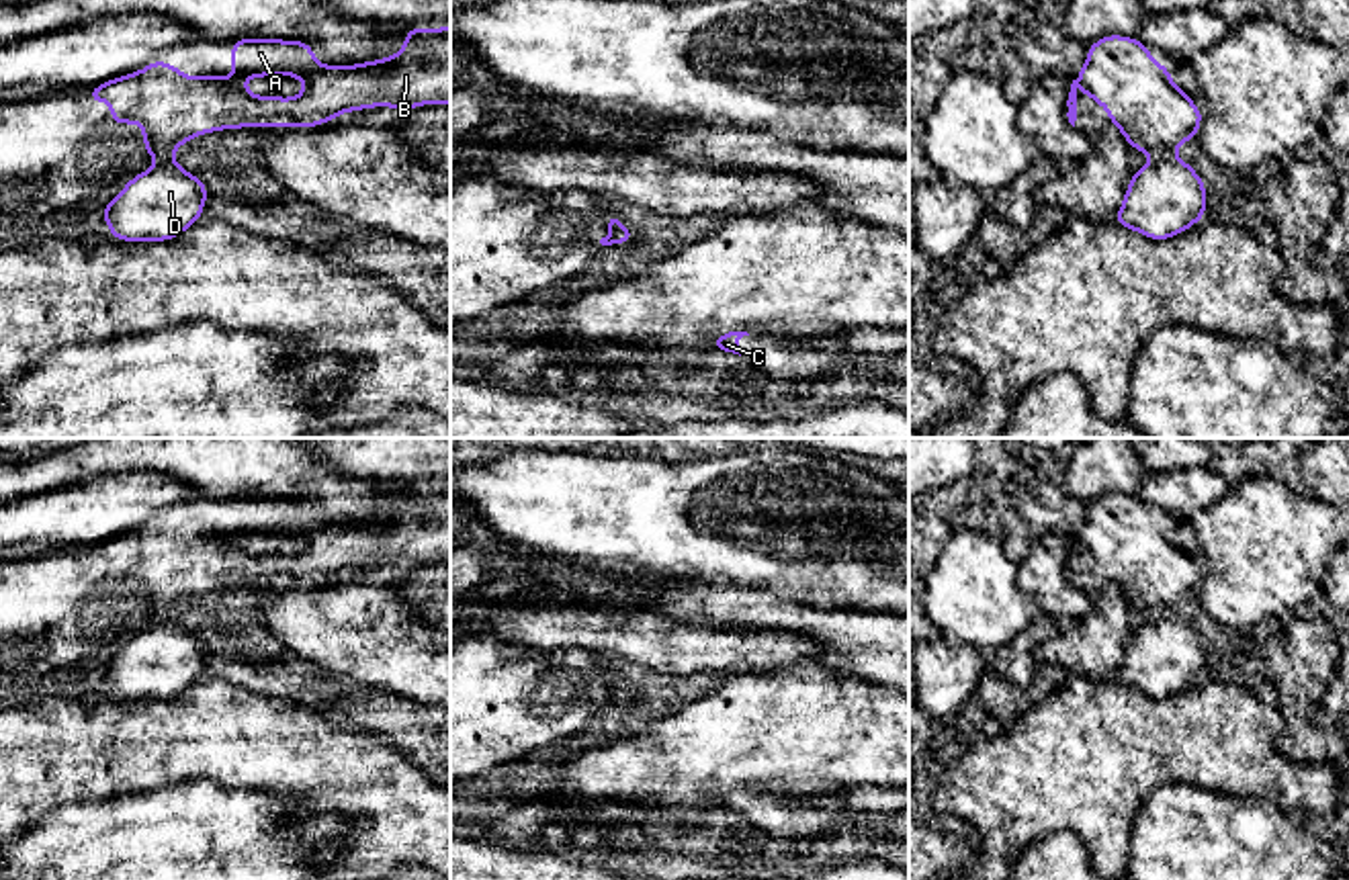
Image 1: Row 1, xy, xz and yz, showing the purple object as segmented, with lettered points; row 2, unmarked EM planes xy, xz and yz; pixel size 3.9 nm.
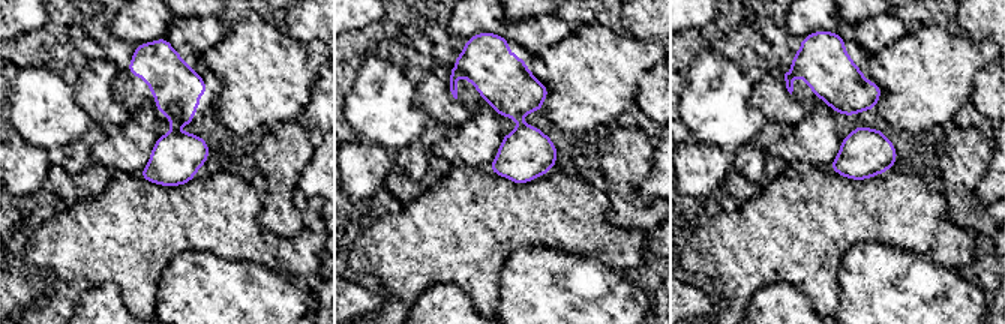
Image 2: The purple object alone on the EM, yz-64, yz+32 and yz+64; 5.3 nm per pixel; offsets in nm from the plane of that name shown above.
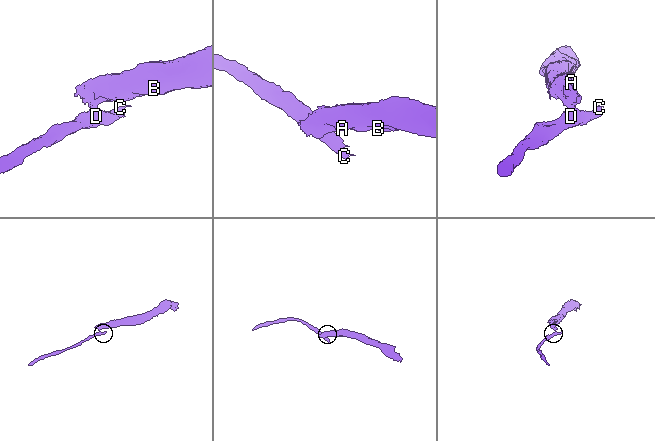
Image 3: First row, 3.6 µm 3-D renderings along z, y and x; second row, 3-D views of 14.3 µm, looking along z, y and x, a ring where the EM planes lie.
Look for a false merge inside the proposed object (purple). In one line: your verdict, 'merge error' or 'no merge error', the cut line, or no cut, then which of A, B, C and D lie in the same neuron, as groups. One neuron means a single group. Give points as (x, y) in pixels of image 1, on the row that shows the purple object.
merge error | yz (1171, 154), (1155, 158) | A B / C D

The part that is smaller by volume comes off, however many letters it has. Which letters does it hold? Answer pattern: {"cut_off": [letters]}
{"cut_off": ["C", "D"]}

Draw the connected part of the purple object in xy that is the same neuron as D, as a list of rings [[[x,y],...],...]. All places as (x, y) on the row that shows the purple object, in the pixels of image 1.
[[[166,156],[149,170],[133,176],[125,188],[102,207],[100,217],[113,231],[108,239],[168,241],[201,219],[209,196],[211,192],[205,188],[203,178],[192,176]]]

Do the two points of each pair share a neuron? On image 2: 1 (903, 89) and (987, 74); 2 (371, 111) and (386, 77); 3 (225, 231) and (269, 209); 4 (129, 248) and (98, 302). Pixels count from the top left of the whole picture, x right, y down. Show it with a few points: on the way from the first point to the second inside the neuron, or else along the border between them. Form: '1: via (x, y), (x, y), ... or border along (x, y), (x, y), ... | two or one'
1: border along (983, 65), (974, 78), (971, 99) | two
2: via (380, 102), (383, 86) | one
3: border along (263, 203), (260, 213) | two
4: border along (78, 299), (89, 288), (113, 282), (128, 308) | two

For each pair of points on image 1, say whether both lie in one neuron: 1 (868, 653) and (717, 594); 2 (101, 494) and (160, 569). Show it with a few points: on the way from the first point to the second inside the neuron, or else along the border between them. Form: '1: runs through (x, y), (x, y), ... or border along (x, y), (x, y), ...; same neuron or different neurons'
1: runs through (832, 629), (754, 608); same neuron
2: border along (142, 524), (99, 543), (82, 543); different neurons

